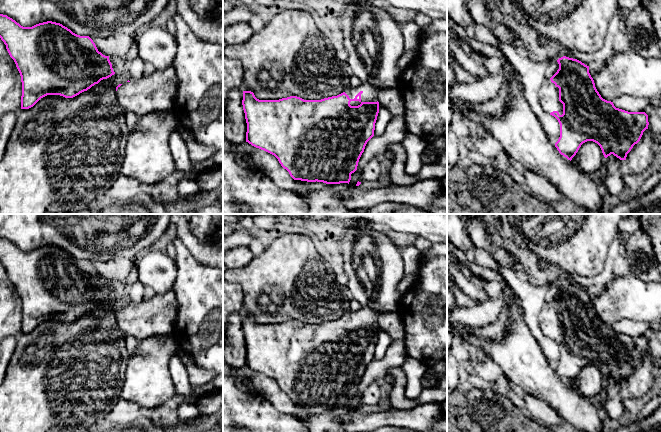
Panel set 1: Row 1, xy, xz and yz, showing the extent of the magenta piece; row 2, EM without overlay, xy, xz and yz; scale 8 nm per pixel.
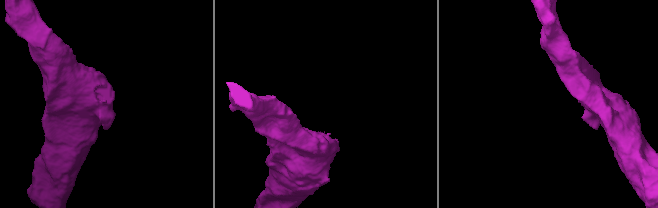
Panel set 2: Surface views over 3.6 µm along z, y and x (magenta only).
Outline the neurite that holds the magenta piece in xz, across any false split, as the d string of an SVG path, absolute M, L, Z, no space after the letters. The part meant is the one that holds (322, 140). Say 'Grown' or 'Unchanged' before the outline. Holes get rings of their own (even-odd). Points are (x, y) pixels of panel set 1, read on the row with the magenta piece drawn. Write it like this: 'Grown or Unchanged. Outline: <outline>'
Grown. Outline: M361 83L357 87L347 88L343 93L337 96L332 96L321 100L304 100L297 96L290 96L279 100L259 100L255 97L253 92L243 91L242 105L247 123L246 142L256 148L259 148L274 155L278 159L281 166L289 172L290 176L294 180L301 180L307 182L317 181L326 184L349 184L351 180L351 174L357 170L359 159L364 152L367 142L374 136L375 123L379 113L379 102L377 96L382 90L388 89L389 88L376 88L372 85Z

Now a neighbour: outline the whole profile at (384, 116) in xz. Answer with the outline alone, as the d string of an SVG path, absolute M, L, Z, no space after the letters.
M379 103L379 113L375 123L374 136L381 136L391 119L391 113L382 104Z

